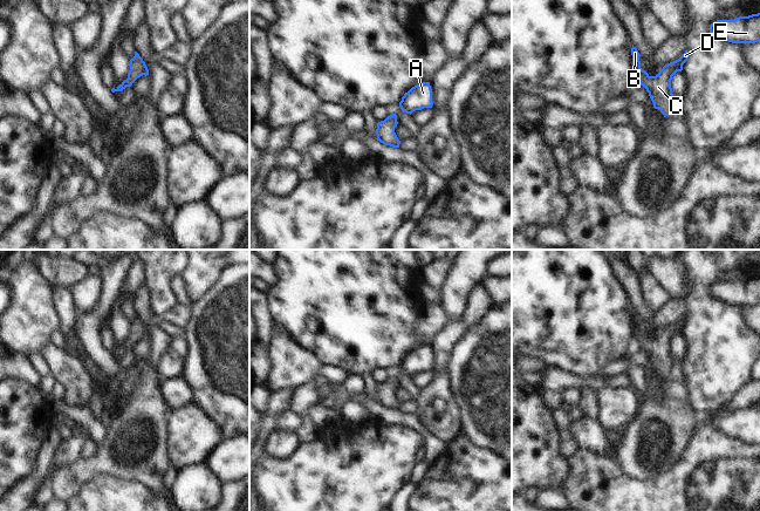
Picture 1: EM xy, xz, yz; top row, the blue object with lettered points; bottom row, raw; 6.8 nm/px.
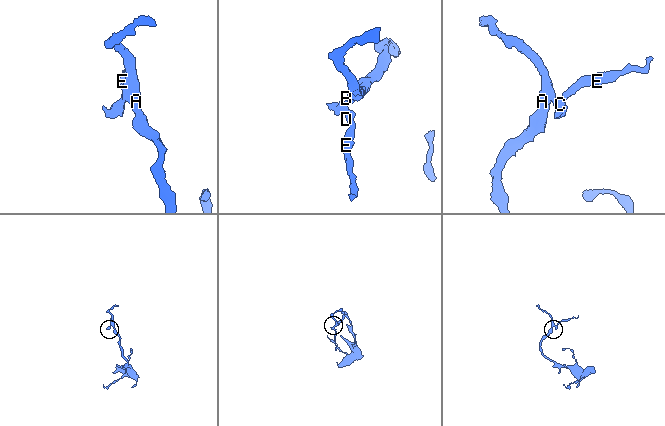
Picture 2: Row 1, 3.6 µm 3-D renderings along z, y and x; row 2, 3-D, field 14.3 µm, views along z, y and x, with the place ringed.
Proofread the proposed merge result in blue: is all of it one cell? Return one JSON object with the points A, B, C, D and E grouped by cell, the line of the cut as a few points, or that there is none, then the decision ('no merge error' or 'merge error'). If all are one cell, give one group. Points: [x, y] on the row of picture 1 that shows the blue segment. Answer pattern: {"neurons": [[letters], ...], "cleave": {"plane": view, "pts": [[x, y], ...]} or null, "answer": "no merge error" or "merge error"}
{"neurons": [["A", "B", "C", "D", "E"]], "cleave": null, "answer": "no merge error"}

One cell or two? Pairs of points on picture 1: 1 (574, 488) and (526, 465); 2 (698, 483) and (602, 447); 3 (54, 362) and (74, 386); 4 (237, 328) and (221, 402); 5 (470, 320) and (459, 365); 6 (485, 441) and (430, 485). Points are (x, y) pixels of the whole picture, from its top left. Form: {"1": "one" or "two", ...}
{"1": "two", "2": "two", "3": "one", "4": "one", "5": "two", "6": "two"}

